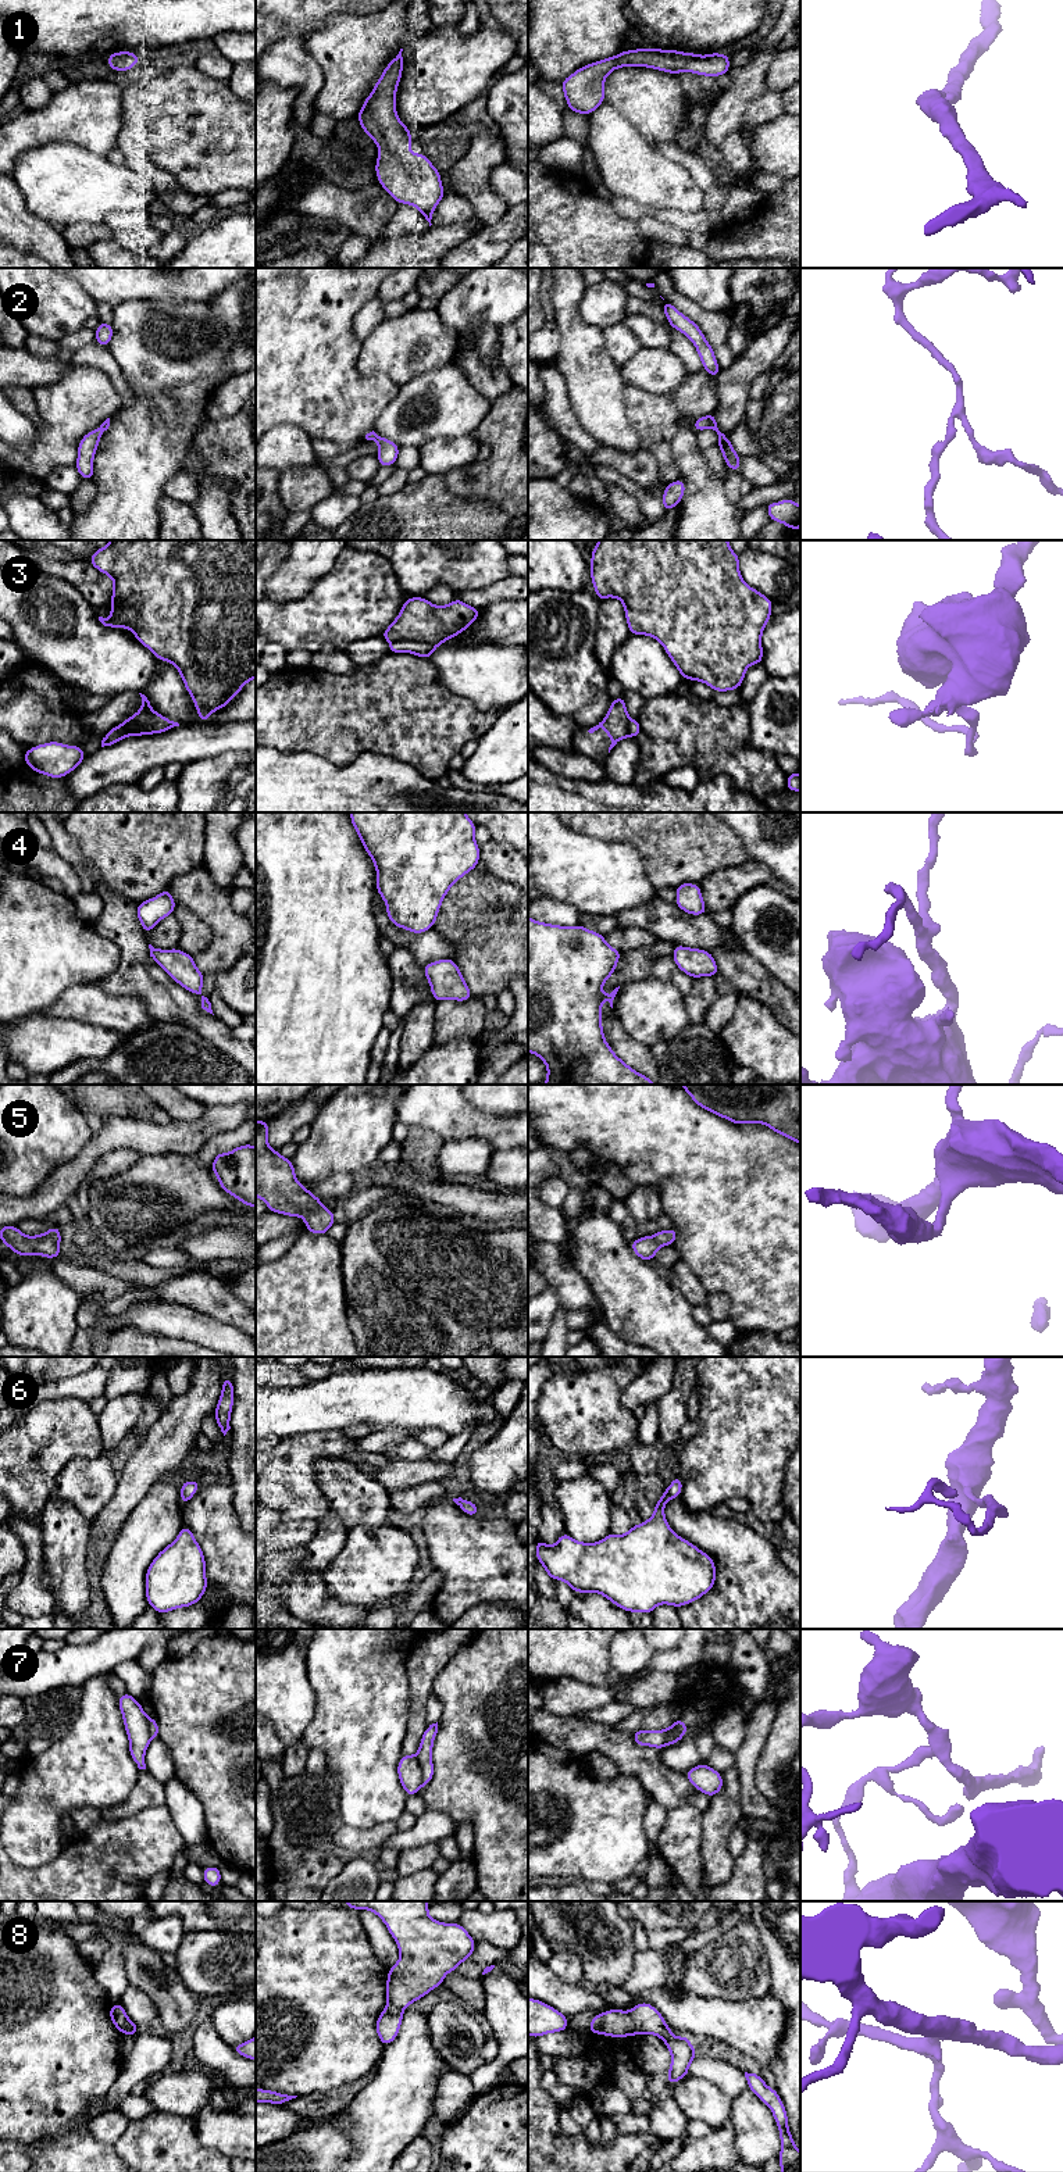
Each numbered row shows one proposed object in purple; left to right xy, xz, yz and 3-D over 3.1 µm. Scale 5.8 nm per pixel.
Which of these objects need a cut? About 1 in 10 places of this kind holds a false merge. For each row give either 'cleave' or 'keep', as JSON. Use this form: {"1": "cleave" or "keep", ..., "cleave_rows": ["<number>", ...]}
{"1": "keep", "2": "keep", "3": "cleave", "4": "keep", "5": "keep", "6": "keep", "7": "cleave", "8": "keep", "cleave_rows": ["3", "7"]}

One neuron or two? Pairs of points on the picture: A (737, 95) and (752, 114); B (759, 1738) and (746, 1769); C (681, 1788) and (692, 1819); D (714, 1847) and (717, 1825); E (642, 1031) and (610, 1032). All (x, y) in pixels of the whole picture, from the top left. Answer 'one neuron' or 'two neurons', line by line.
A: two neurons
B: one neuron
C: two neurons
D: one neuron
E: two neurons

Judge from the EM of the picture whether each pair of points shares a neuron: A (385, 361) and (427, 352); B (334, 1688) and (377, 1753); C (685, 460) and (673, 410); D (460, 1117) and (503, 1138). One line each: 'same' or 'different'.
A: same
B: same
C: different
D: same

